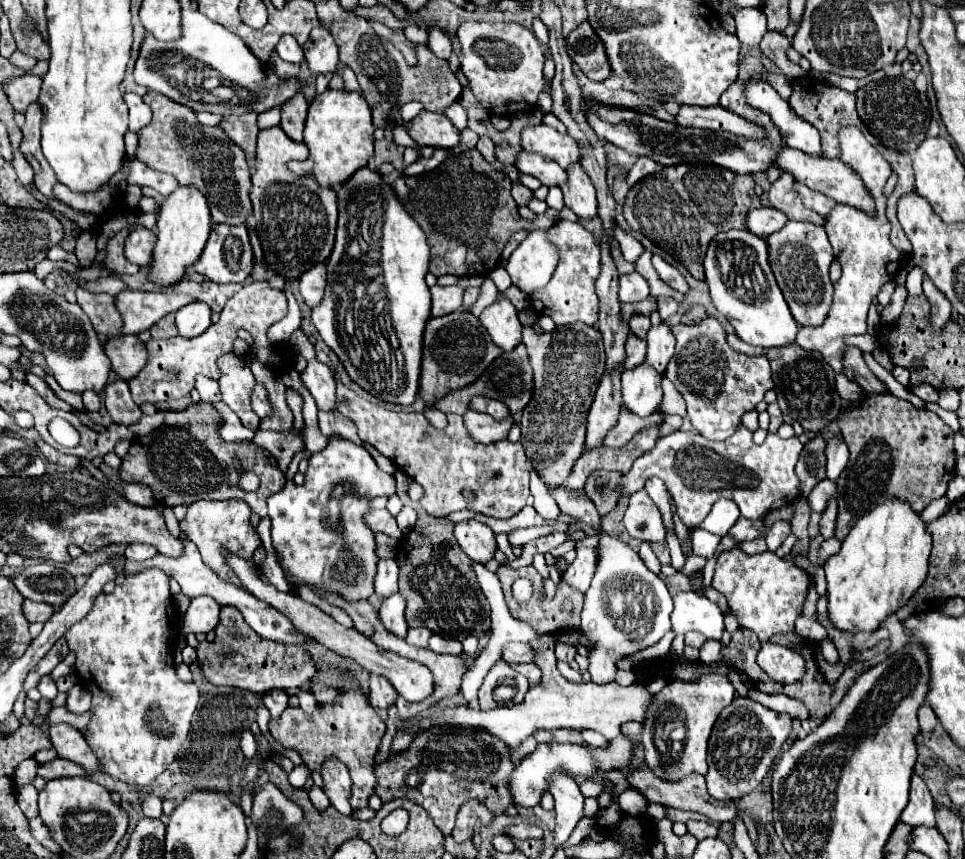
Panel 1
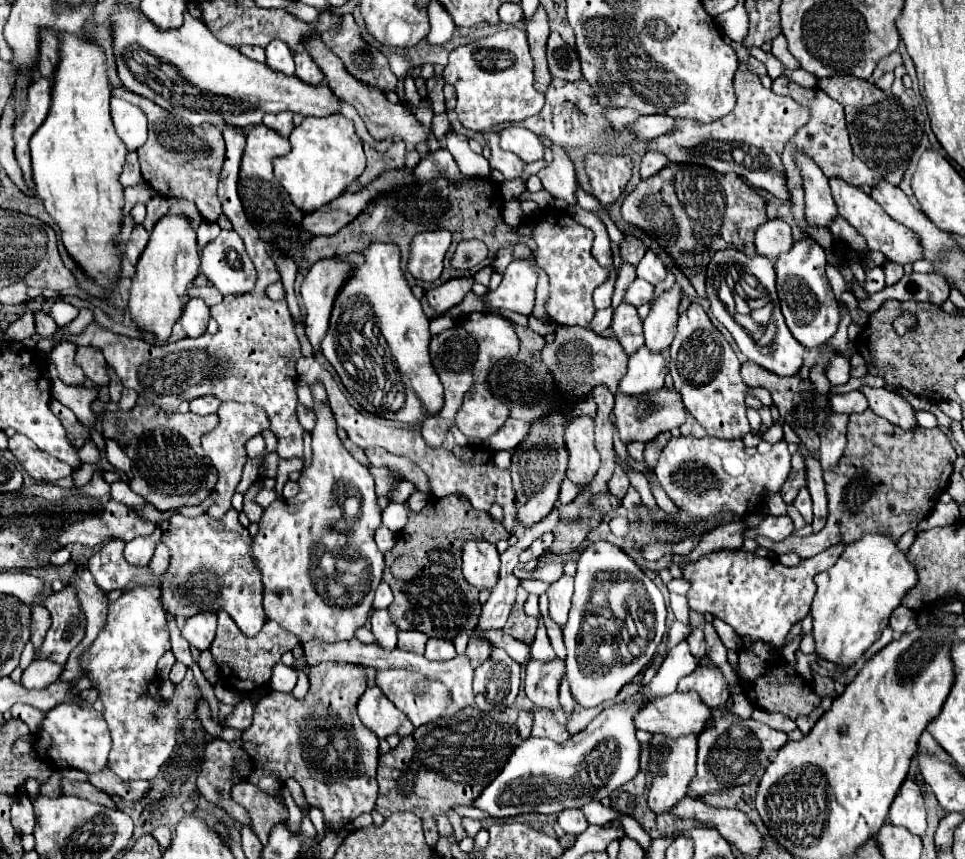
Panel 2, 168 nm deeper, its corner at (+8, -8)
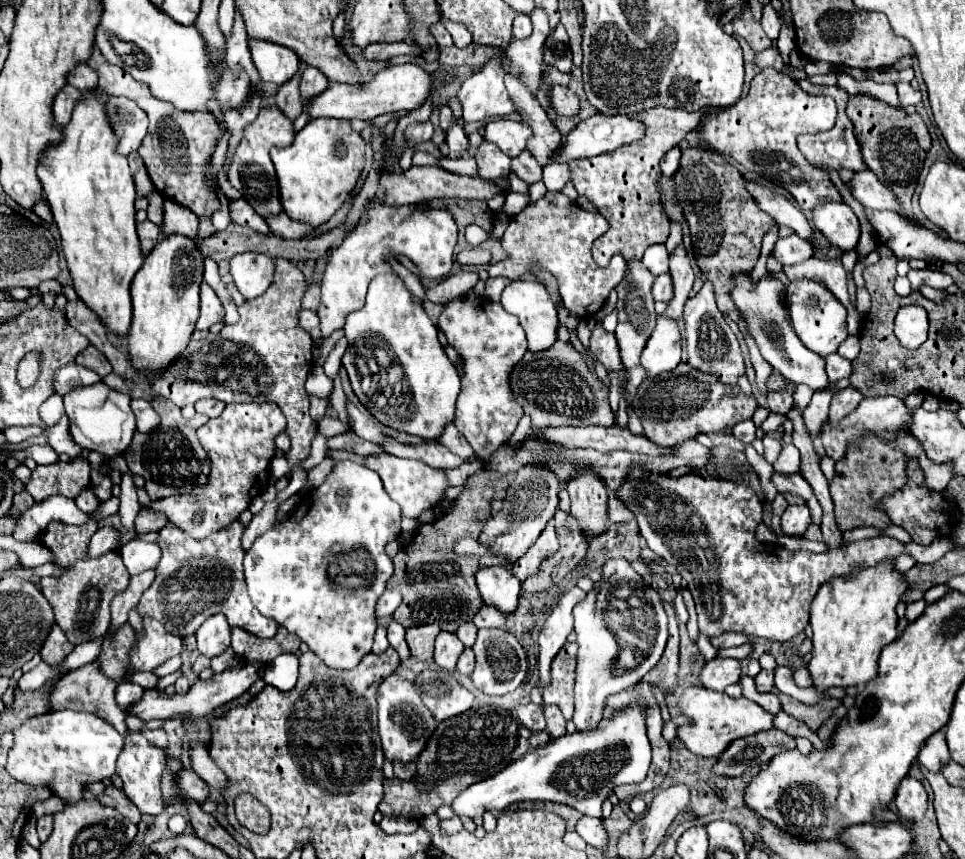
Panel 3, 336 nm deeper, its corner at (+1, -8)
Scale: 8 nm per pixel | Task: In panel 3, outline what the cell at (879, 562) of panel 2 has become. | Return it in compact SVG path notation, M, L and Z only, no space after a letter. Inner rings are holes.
M880 562L874 568L862 568L850 578L836 578L820 588L810 608L812 626L812 660L808 664L812 688L824 694L828 688L848 688L874 680L878 676L878 658L886 644L894 642L896 604L906 590L900 572L892 570L892 562Z

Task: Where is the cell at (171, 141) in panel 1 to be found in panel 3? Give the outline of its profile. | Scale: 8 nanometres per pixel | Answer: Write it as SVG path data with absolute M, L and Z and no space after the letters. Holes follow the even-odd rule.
M96 46L86 64L96 70L102 92L126 96L134 100L148 114L150 128L146 138L142 140L142 146L138 148L138 154L142 156L156 190L164 198L174 200L180 206L186 206L196 216L212 216L220 208L220 200L216 198L214 192L210 192L204 186L202 170L210 154L214 154L218 140L224 136L224 128L216 122L216 118L210 112L200 112L200 110L196 110L194 114L186 114L186 110L174 110L170 102L154 98L148 86L142 86L142 82L130 78L130 74L126 74L126 70L122 70L120 66L106 62L106 58L102 58L102 52Z

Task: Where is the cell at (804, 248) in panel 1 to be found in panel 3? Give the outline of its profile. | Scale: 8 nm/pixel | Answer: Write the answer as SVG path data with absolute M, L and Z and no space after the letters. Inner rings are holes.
M812 280L790 282L786 290L786 300L788 300L790 316L792 316L792 326L808 350L826 358L834 354L838 346L848 338L846 308L820 282L812 282Z

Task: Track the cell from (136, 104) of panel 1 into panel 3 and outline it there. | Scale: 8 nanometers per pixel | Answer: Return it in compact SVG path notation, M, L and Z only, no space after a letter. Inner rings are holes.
M108 96L106 116L118 138L118 154L128 156L130 152L138 150L148 132L146 112L124 96Z

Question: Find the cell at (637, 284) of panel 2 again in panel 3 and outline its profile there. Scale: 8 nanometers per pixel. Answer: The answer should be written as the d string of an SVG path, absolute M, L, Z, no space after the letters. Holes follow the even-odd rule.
M662 274L656 278L654 286L652 286L652 294L654 300L662 300L662 302L670 302L672 298L672 282L670 282L670 274Z

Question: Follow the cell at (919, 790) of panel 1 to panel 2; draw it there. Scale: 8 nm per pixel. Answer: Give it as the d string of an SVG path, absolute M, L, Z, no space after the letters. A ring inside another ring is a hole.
M905 780L903 786L899 788L889 810L889 822L893 826L903 826L917 836L925 834L927 830L925 802L919 786L913 780Z

